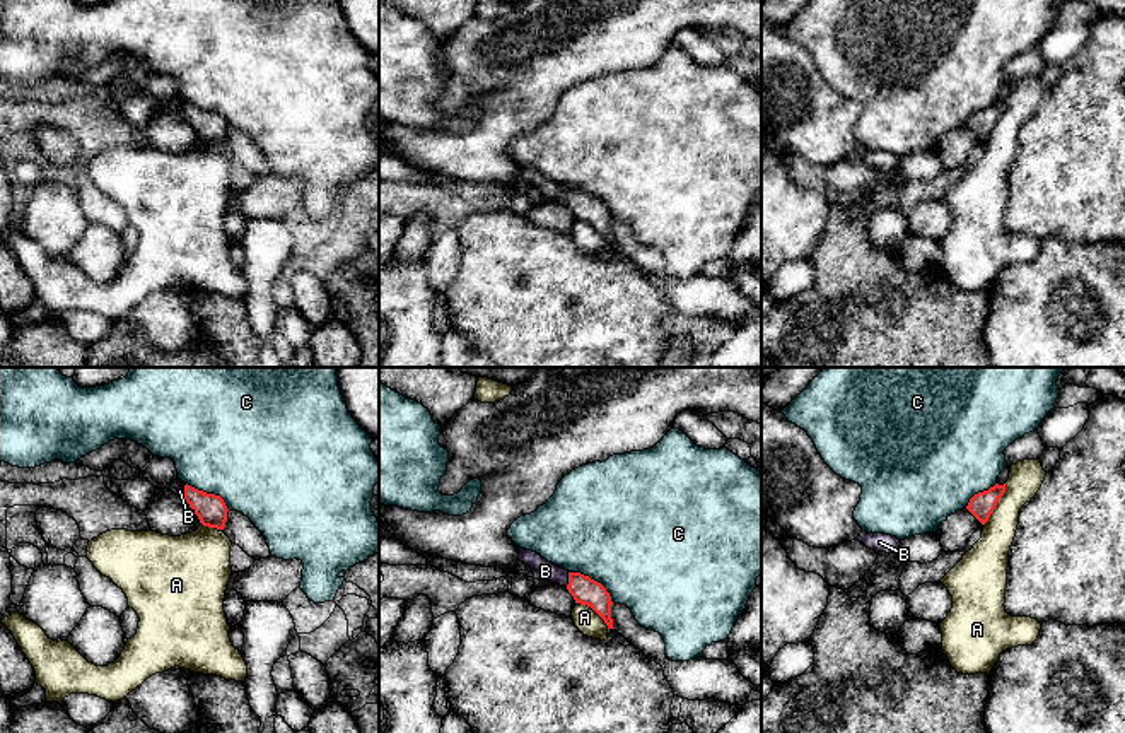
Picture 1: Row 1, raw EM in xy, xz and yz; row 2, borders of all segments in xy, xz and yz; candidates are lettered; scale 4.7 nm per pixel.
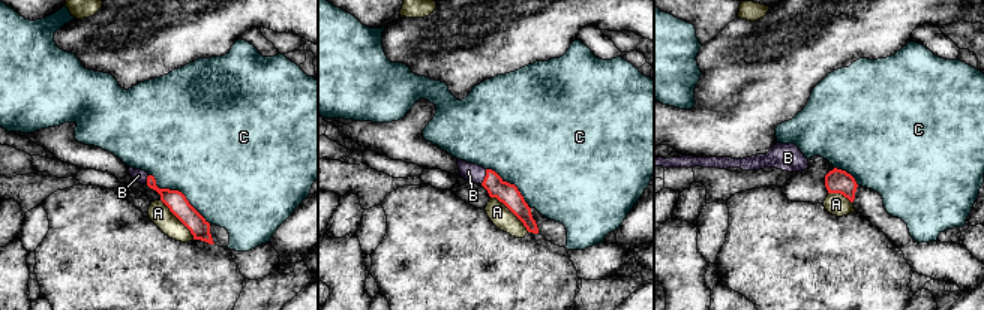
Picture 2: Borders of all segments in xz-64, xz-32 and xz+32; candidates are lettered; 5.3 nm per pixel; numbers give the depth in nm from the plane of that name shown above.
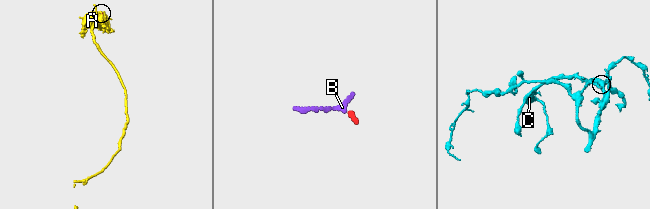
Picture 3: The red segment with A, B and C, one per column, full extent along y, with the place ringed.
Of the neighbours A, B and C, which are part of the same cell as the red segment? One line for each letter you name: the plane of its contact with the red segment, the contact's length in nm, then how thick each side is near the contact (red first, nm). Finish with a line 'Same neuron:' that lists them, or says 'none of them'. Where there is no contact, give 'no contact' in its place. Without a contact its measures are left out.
B: contact in xz; length 70 nm; calibres 130 and 100 nm
Same neuron: B

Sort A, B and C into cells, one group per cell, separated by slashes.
A / B / C

